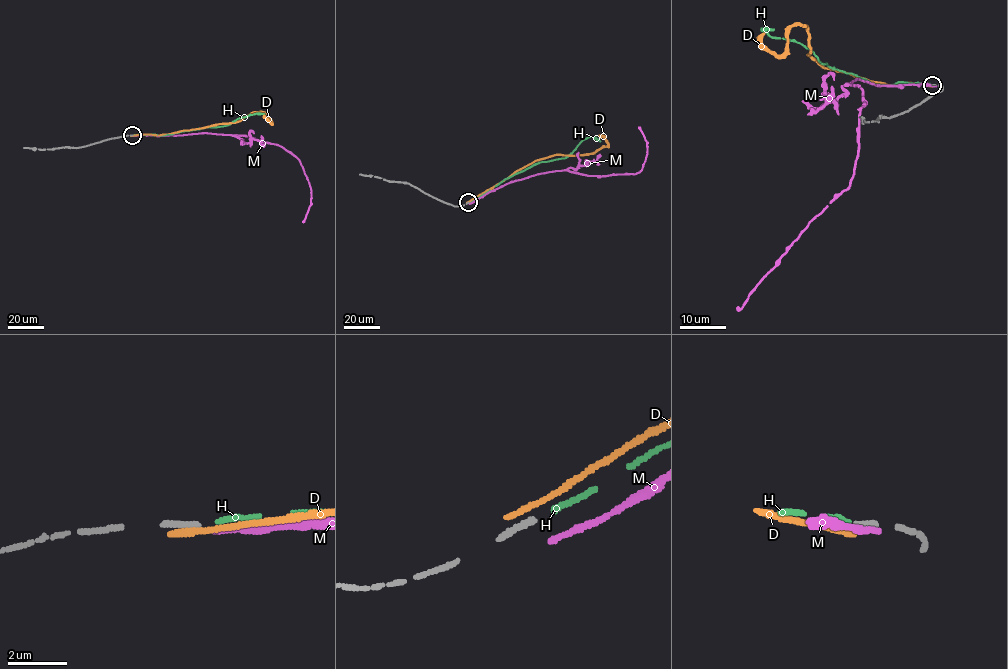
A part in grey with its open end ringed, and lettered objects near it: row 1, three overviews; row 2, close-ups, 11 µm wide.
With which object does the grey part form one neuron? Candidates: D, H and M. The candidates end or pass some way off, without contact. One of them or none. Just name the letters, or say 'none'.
H

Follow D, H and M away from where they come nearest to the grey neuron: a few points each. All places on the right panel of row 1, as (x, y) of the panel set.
D: (930, 85), (888, 85), (824, 68), (808, 55), (806, 26), (792, 25), (780, 55), (770, 53), (757, 37)
H: (932, 84), (881, 85), (833, 69), (821, 63), (810, 49), (797, 41), (772, 38), (761, 29), (773, 29)
M: (935, 85), (859, 79), (848, 84), (862, 90), (863, 102), (850, 186), (736, 307)

